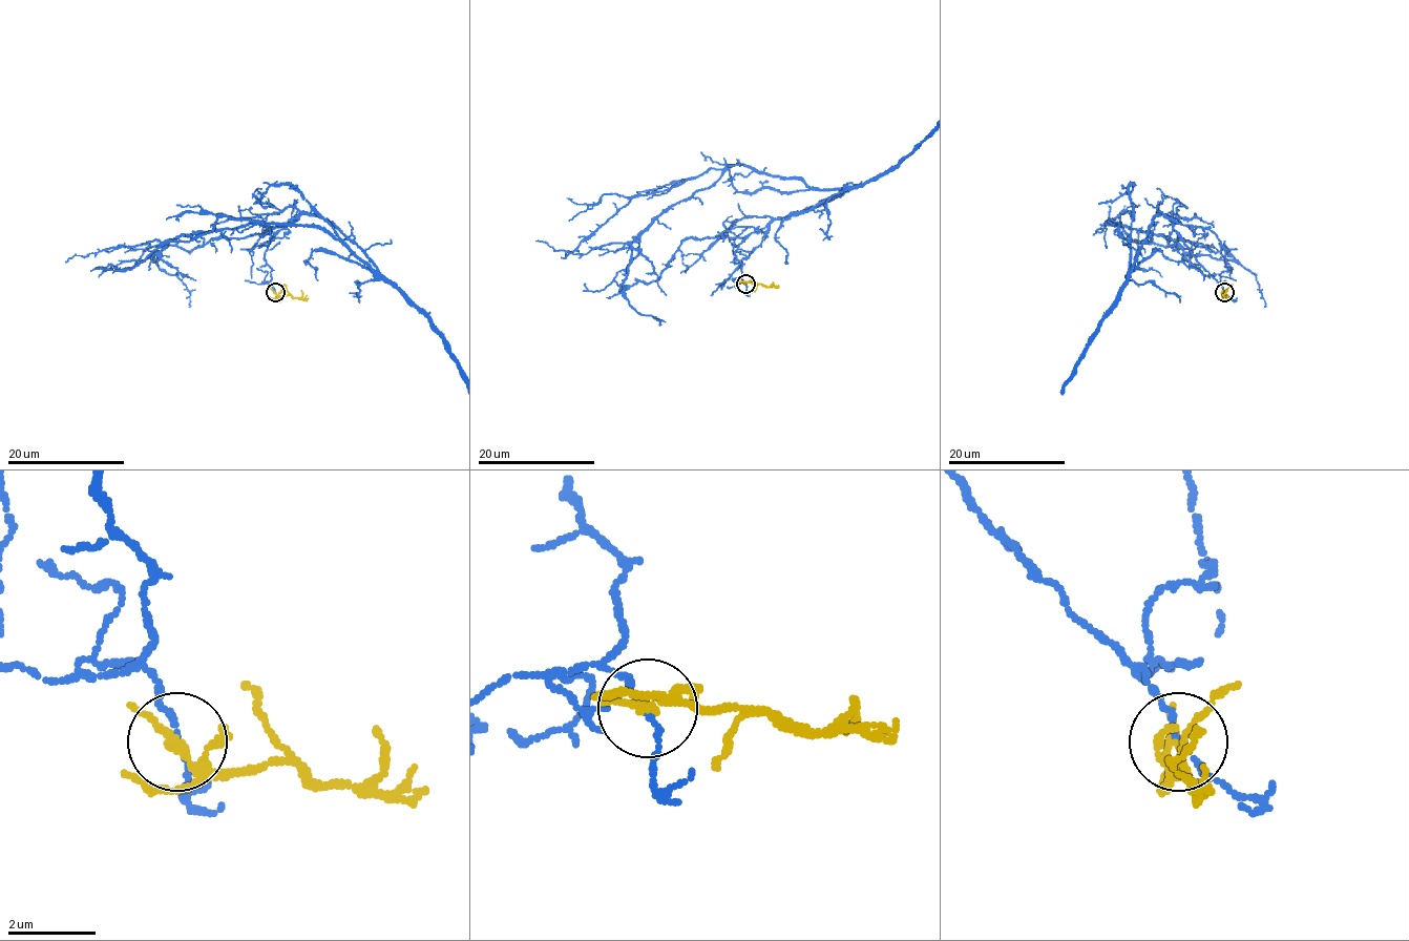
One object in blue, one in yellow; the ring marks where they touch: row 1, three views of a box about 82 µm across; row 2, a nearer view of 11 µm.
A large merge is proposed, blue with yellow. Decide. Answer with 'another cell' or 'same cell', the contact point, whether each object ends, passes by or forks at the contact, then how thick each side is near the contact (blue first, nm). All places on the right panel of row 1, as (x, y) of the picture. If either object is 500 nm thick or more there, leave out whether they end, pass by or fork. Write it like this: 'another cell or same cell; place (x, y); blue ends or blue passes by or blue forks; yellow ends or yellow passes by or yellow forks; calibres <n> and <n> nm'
another cell; place (1224, 292); blue passes by; yellow forks; calibres 110 and 130 nm

